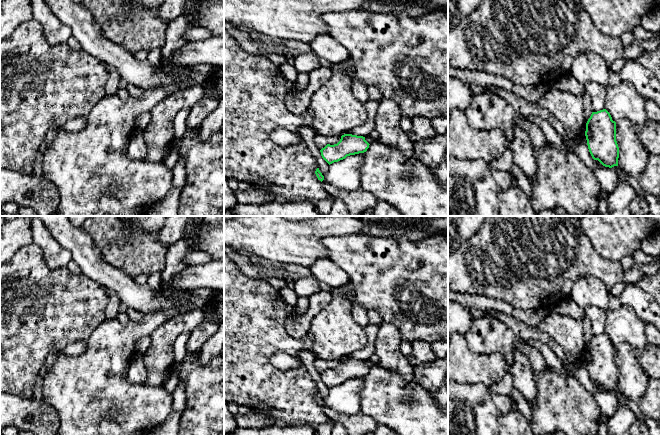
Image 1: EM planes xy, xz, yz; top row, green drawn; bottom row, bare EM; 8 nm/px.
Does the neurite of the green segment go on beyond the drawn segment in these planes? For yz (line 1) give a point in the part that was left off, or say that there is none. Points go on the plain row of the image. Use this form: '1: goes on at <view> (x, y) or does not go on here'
1: does not go on here

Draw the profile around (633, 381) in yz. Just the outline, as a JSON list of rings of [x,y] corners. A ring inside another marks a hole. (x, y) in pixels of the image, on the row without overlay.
[[[628,343],[616,346],[616,365],[619,371],[618,392],[638,403],[646,391],[650,378],[638,364],[637,352]]]

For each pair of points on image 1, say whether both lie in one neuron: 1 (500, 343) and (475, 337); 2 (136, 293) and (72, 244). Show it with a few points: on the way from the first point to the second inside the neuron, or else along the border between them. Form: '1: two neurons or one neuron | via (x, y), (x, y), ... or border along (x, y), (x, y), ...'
1: one neuron | via (494, 337), (481, 337)
2: one neuron | via (120, 283), (104, 274), (88, 258)

